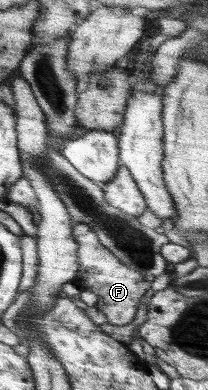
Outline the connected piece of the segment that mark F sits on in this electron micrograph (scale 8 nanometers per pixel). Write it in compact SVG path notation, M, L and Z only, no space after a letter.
M86 224L73 226L73 238L78 244L77 257L79 270L72 280L80 290L89 290L98 296L95 307L104 313L108 323L116 326L126 326L134 320L140 299L151 288L151 283L144 279L142 274L125 266L116 255L107 250L98 239L98 236Z

